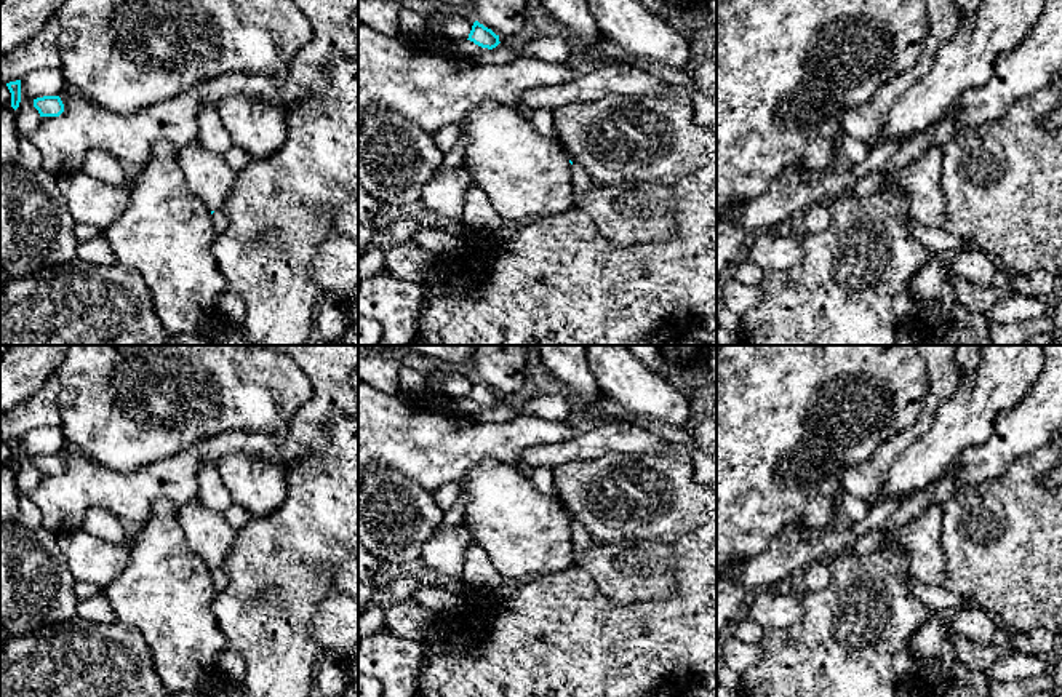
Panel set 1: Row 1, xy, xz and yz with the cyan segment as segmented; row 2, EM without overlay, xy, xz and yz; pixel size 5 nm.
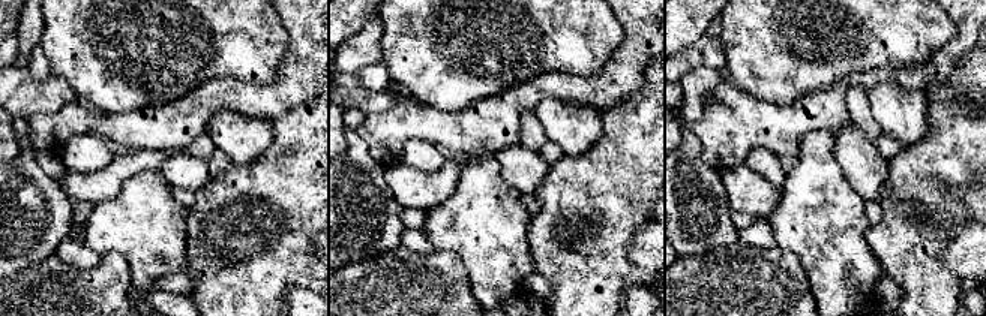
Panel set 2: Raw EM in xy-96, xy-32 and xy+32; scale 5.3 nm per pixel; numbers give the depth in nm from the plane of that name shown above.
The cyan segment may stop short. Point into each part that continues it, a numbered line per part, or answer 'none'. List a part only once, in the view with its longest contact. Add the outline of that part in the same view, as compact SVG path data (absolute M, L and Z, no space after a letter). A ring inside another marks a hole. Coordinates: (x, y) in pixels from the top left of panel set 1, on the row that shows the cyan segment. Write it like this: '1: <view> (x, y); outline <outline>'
none

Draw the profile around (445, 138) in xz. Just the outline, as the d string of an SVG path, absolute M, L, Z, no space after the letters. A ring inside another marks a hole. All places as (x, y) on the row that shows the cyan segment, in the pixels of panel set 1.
M446 125L432 134L433 144L446 153L453 149L456 141L459 139L461 126L459 125Z

